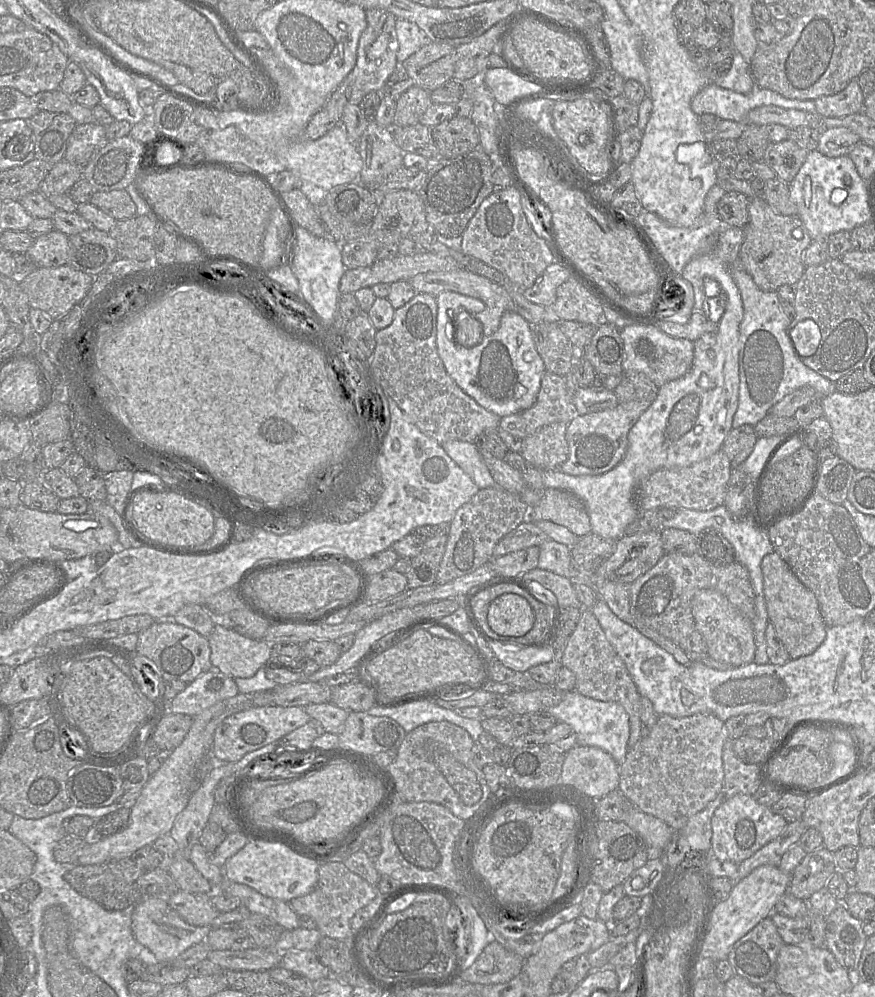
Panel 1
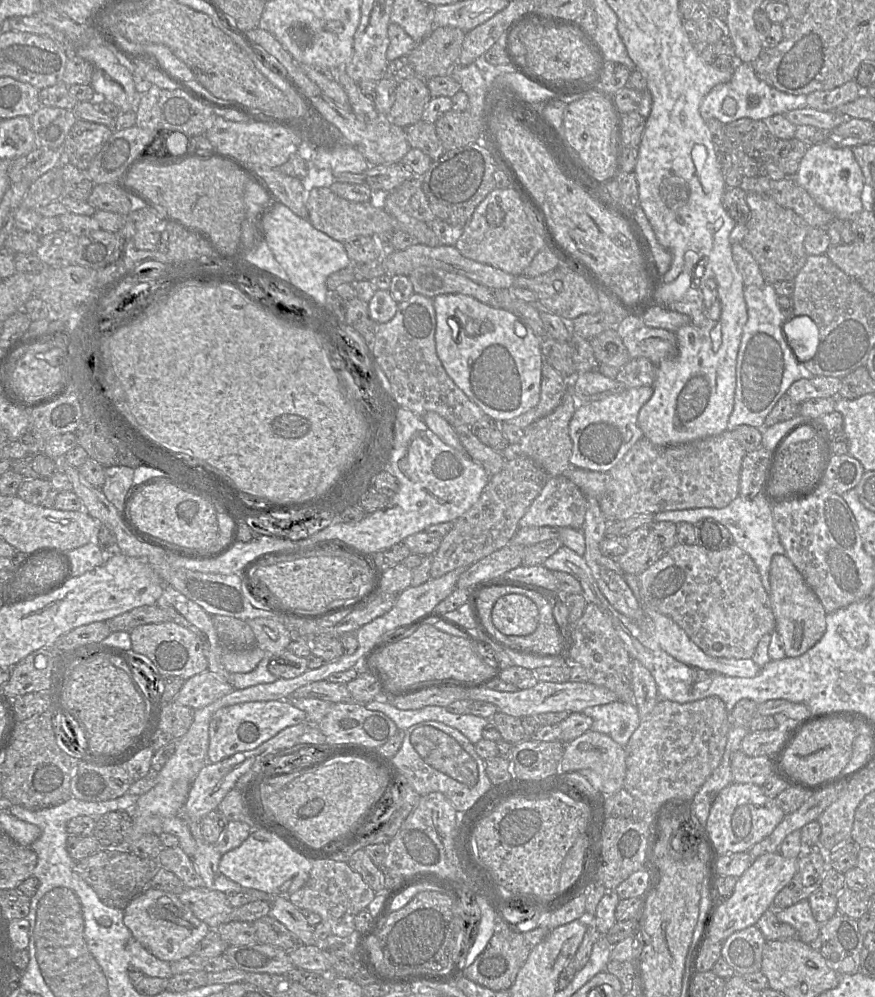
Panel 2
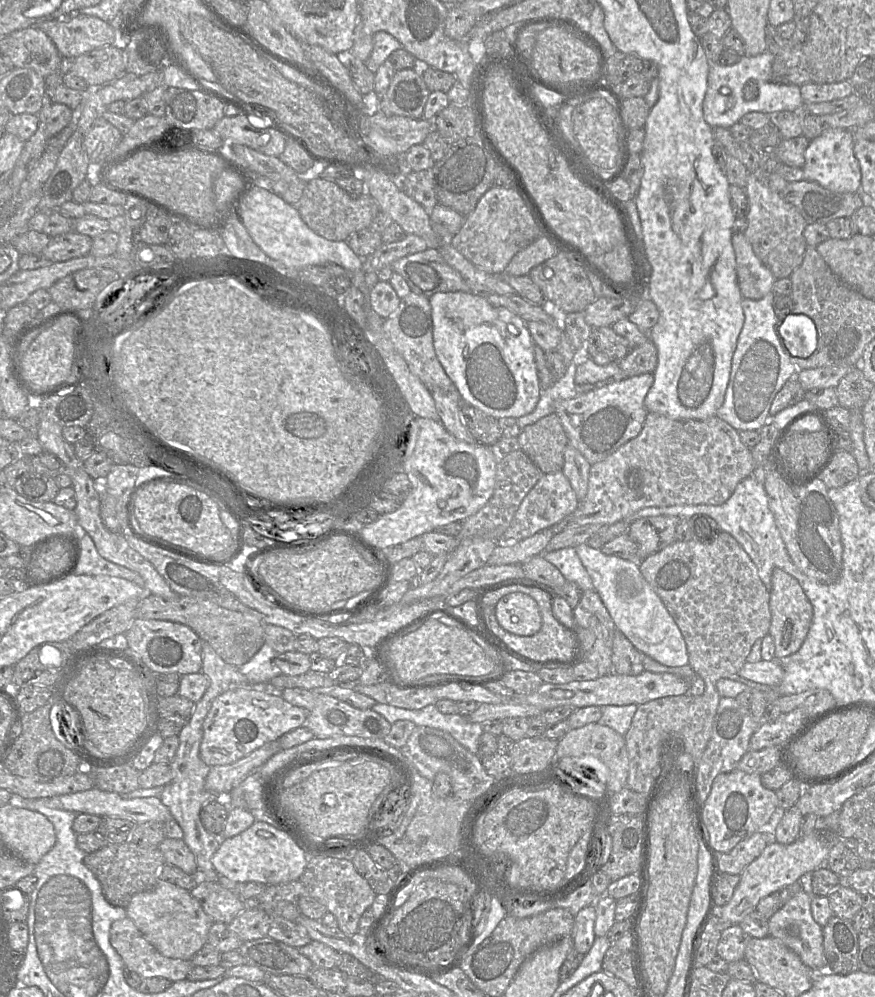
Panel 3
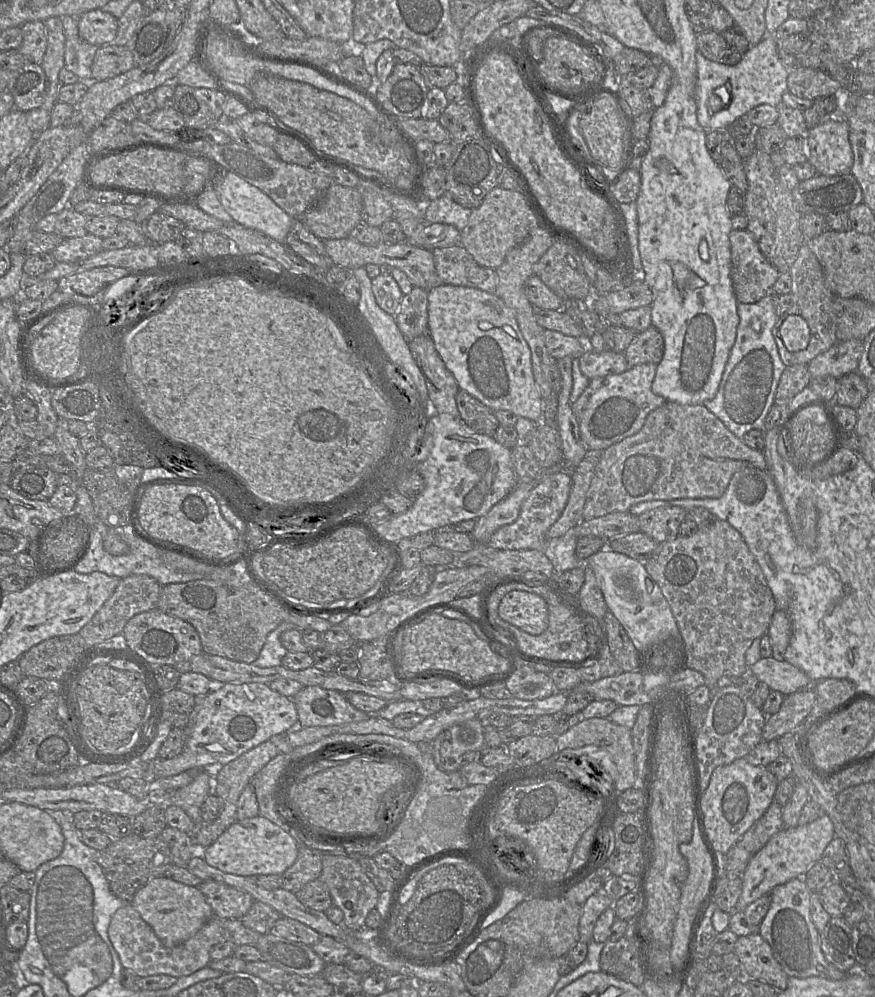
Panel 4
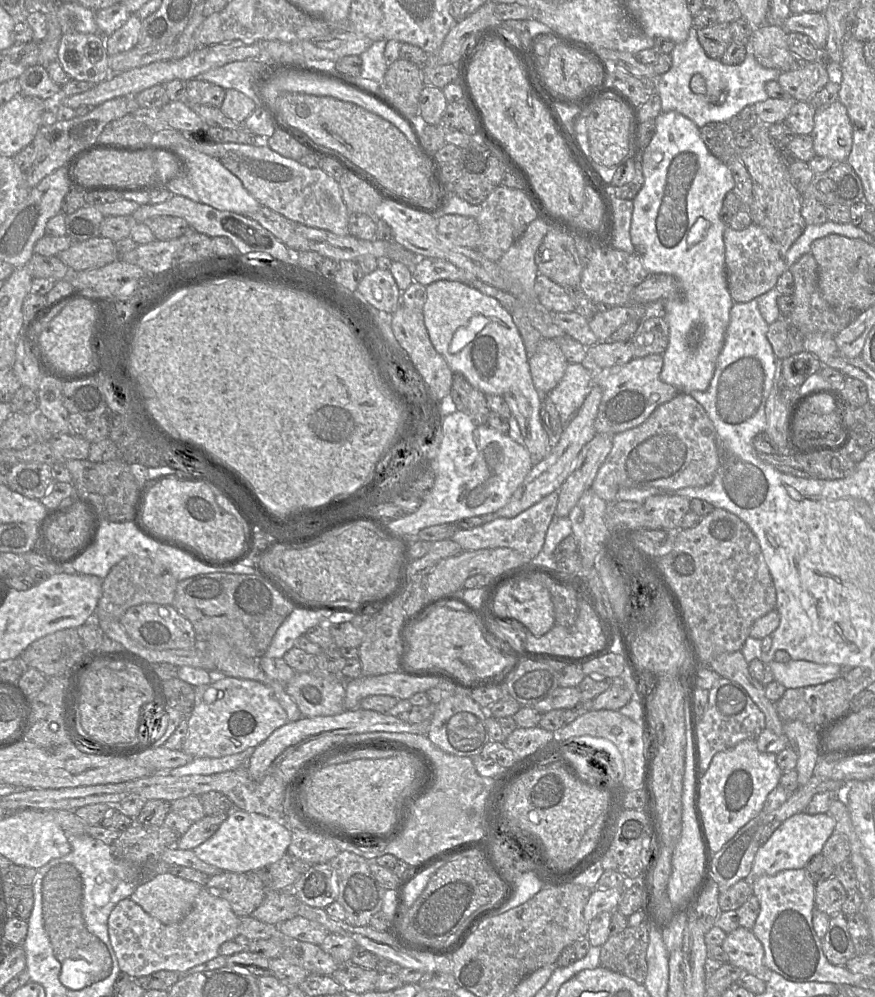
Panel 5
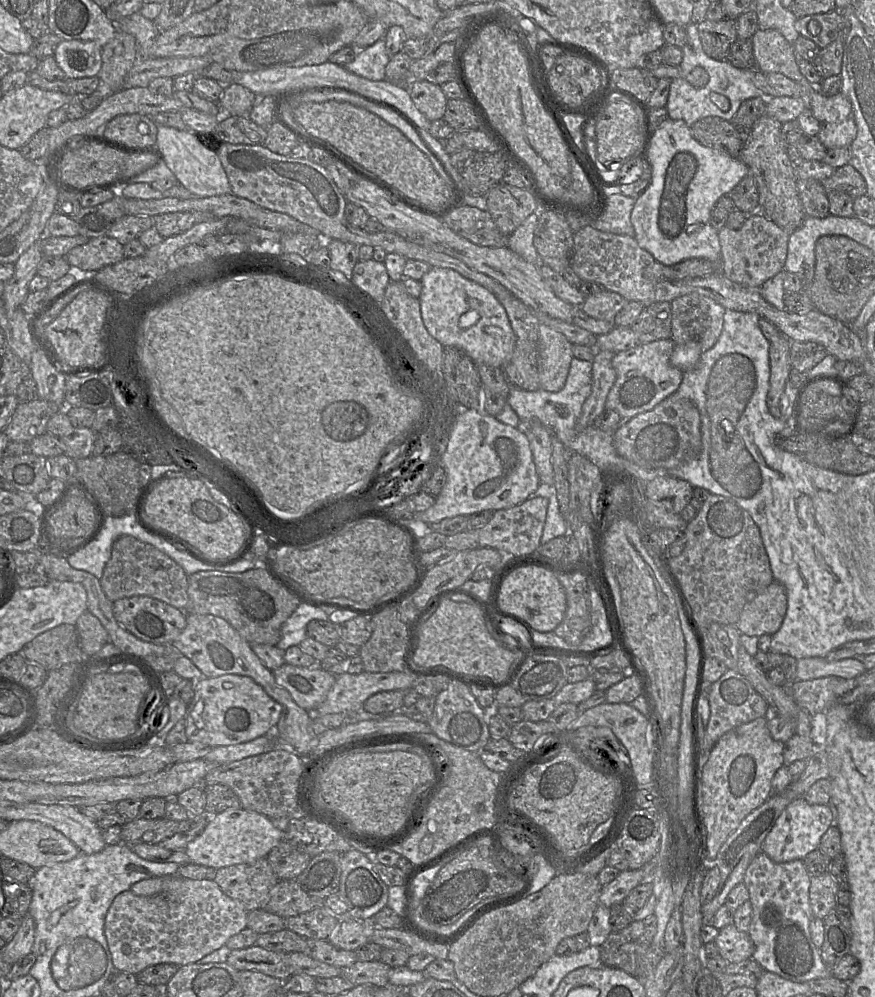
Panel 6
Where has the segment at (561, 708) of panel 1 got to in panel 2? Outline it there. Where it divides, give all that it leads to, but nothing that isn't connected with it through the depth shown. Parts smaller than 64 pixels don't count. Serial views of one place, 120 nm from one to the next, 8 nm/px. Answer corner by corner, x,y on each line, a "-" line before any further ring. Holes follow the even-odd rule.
621,701
588,707
582,713
593,720
592,731
608,735
623,748
640,724
635,704

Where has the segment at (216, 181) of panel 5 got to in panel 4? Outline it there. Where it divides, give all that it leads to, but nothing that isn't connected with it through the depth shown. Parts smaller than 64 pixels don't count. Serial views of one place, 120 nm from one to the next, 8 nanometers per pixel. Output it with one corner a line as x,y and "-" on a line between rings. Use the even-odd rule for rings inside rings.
225,171
223,177
215,184
215,191
222,206
234,222
245,228
259,231
285,244
287,235
295,219
275,204
264,192
229,171

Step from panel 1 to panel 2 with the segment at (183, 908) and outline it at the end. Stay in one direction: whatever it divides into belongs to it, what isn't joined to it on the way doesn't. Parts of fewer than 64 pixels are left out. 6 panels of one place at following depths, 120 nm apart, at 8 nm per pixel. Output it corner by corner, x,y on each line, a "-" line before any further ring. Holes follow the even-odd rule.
204,886
186,888
178,895
178,898
210,929
216,929
231,921
234,908
229,904
223,892
210,890

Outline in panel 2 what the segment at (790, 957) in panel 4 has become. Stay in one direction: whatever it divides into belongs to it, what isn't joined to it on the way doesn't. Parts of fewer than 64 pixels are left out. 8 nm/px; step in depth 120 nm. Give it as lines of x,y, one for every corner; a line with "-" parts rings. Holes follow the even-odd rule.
804,899
800,902
775,911
779,921
792,926
797,932
797,938
808,945
818,945
820,926
813,917
809,901

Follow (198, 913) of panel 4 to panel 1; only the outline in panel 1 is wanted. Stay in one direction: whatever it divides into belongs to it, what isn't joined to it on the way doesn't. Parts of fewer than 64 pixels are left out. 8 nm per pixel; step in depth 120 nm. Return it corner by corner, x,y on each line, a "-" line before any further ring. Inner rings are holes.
147,897
132,910
131,929
135,939
157,962
172,962
193,945
205,941
210,927
193,926
184,921
168,904
169,897

